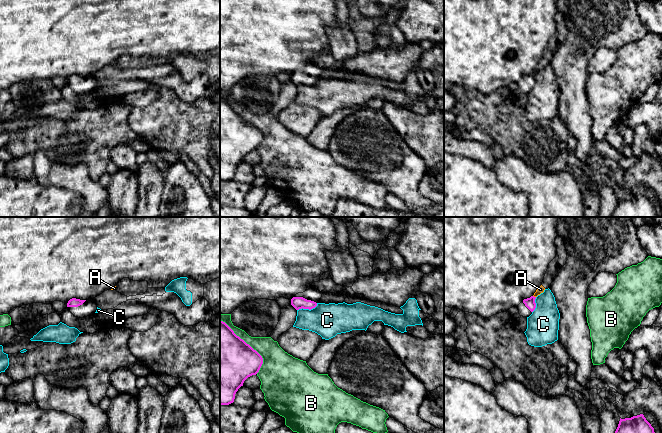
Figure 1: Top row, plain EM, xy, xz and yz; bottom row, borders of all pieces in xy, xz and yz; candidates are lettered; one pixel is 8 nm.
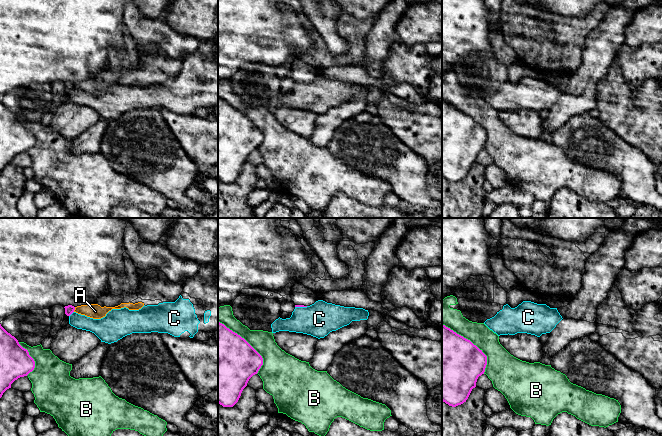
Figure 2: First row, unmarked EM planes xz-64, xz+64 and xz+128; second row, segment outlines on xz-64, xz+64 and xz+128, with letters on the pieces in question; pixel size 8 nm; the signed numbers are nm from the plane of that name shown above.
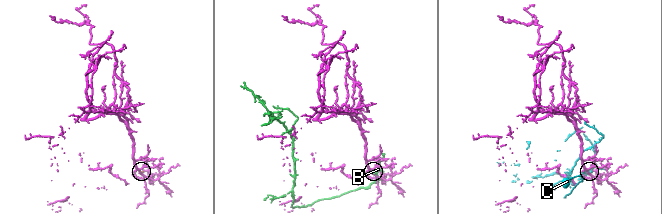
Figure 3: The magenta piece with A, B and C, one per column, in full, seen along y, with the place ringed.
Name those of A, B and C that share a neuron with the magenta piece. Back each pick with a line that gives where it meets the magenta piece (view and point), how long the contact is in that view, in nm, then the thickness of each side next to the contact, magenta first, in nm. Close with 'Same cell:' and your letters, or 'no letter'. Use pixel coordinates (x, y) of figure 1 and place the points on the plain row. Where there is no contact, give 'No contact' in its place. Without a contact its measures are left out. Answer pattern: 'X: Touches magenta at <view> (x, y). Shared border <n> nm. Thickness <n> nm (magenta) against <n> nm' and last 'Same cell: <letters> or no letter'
Same cell: no letter

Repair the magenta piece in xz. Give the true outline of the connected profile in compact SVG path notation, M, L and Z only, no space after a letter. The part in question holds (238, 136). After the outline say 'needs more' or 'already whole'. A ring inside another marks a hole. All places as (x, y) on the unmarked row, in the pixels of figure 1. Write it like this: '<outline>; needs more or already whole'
M220 96L220 181L233 179L238 165L262 140L262 132Z; already whole

